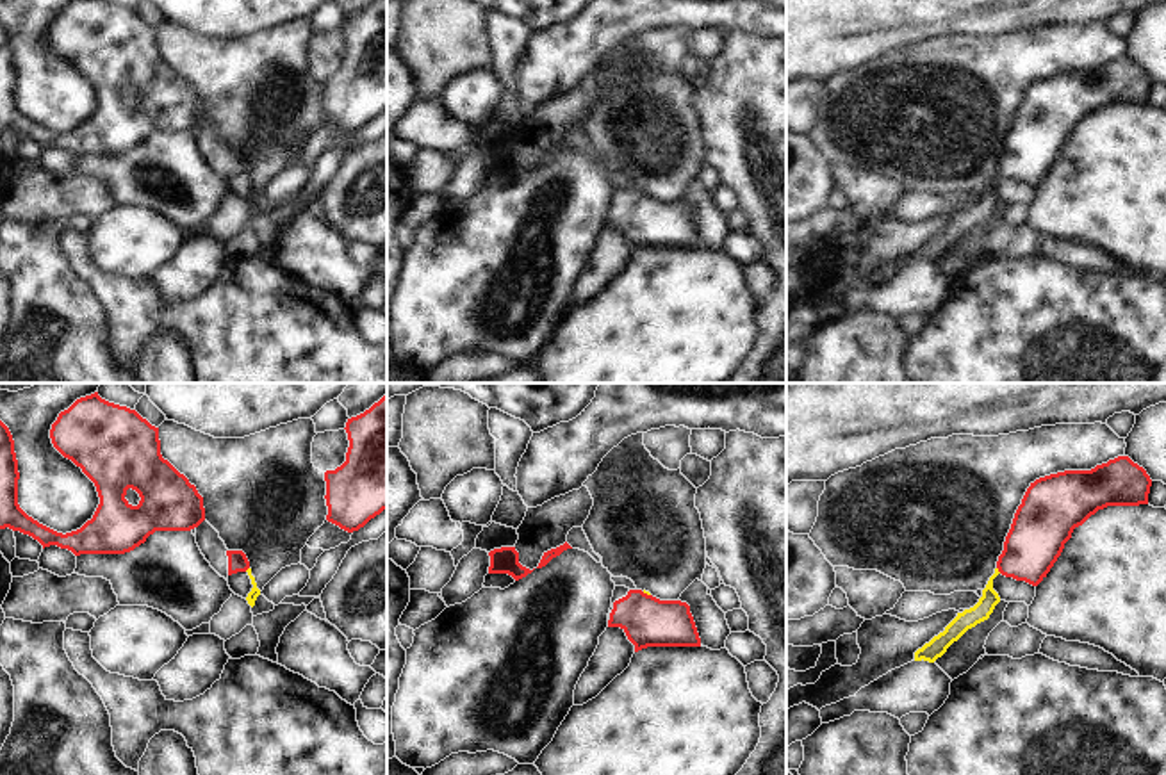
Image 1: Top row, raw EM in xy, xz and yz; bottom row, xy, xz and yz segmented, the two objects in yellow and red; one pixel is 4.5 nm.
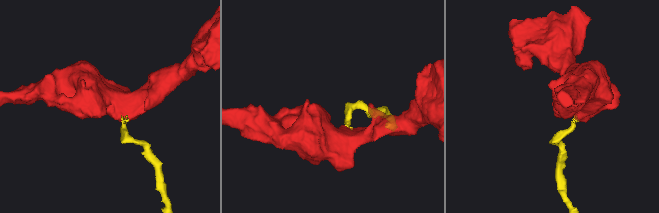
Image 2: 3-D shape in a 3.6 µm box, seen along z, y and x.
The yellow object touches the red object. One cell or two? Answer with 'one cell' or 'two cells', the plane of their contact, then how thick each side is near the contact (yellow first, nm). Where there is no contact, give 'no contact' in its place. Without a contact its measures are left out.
two cells | yz | 90/260 nm

